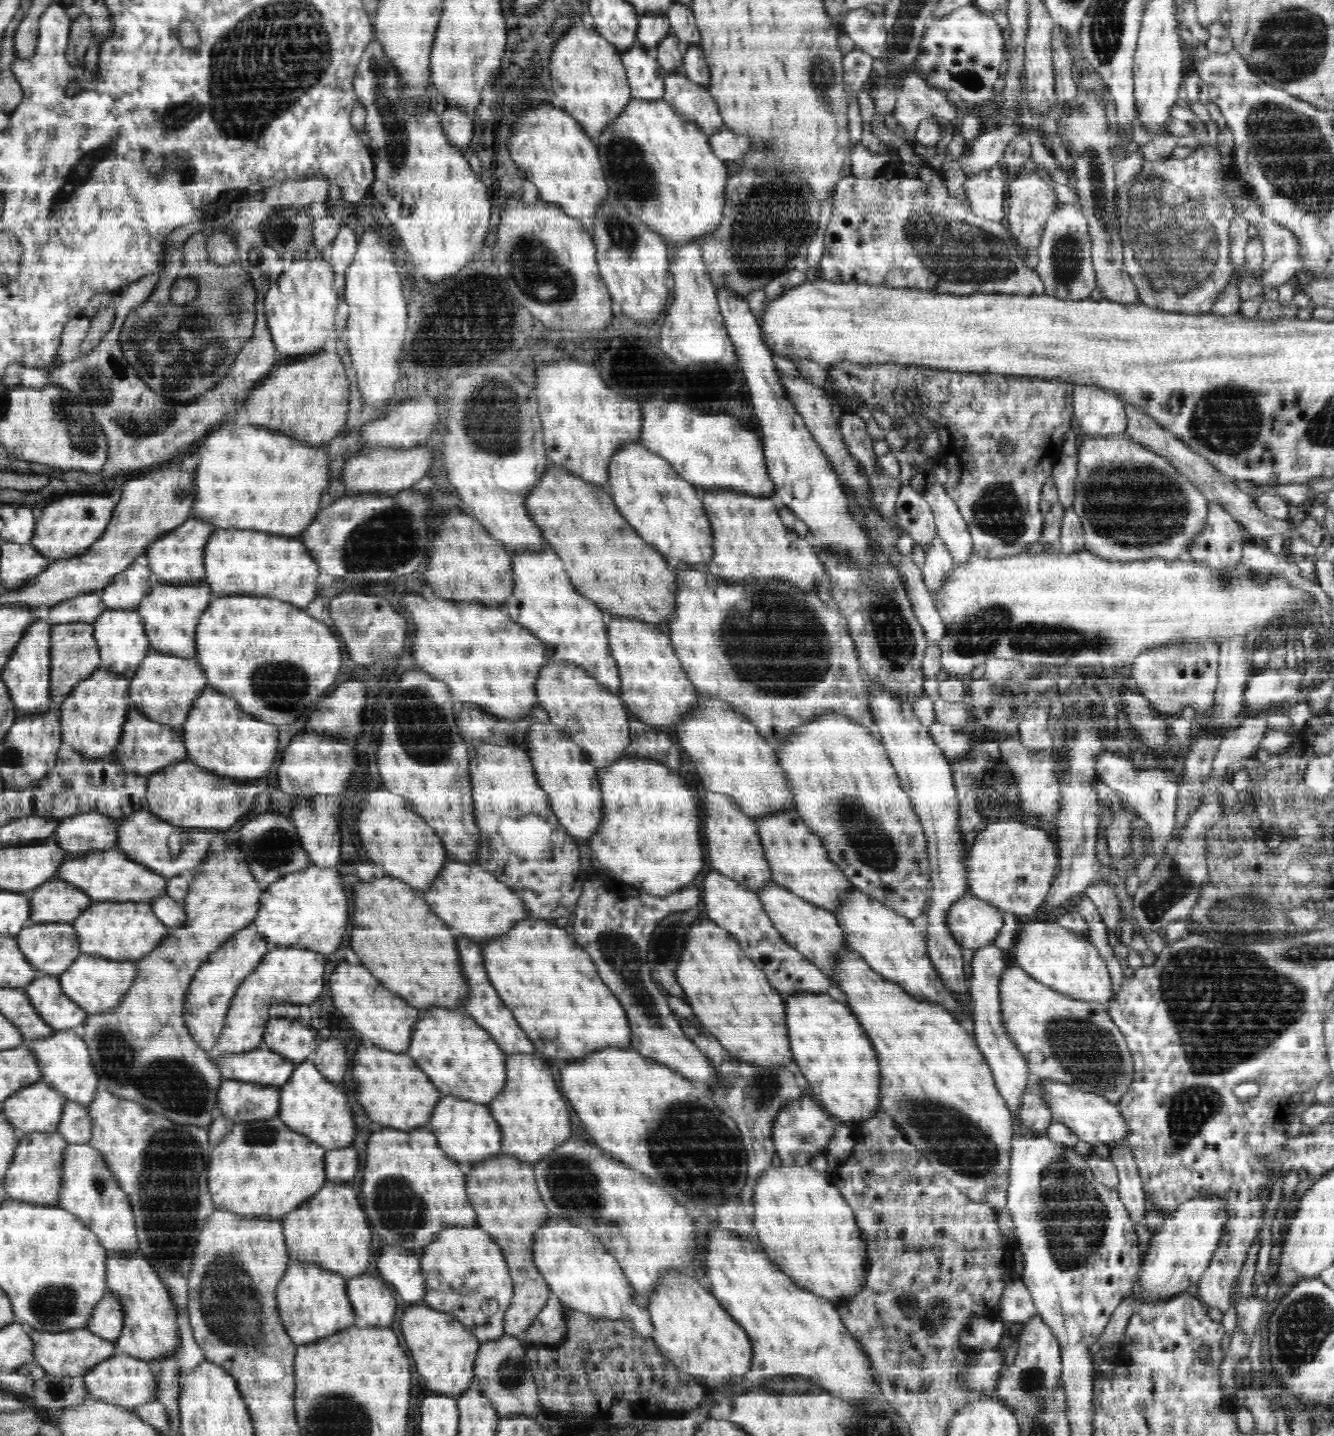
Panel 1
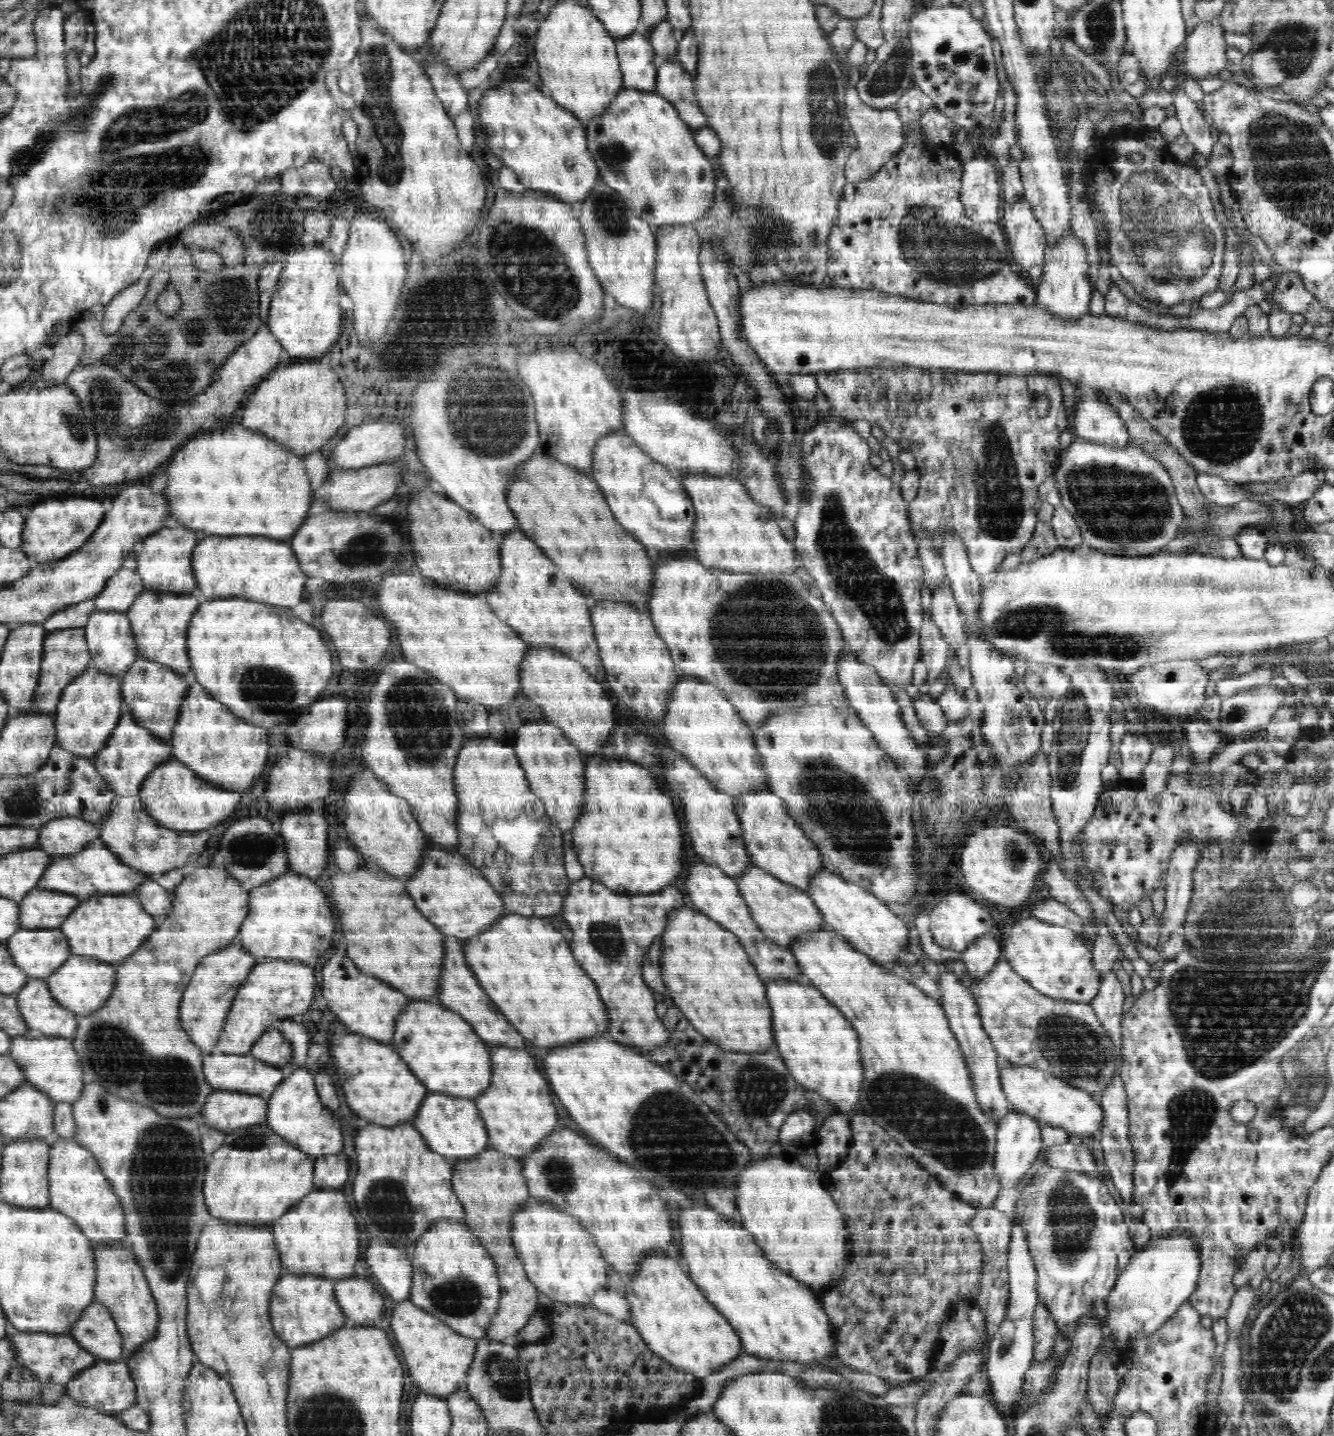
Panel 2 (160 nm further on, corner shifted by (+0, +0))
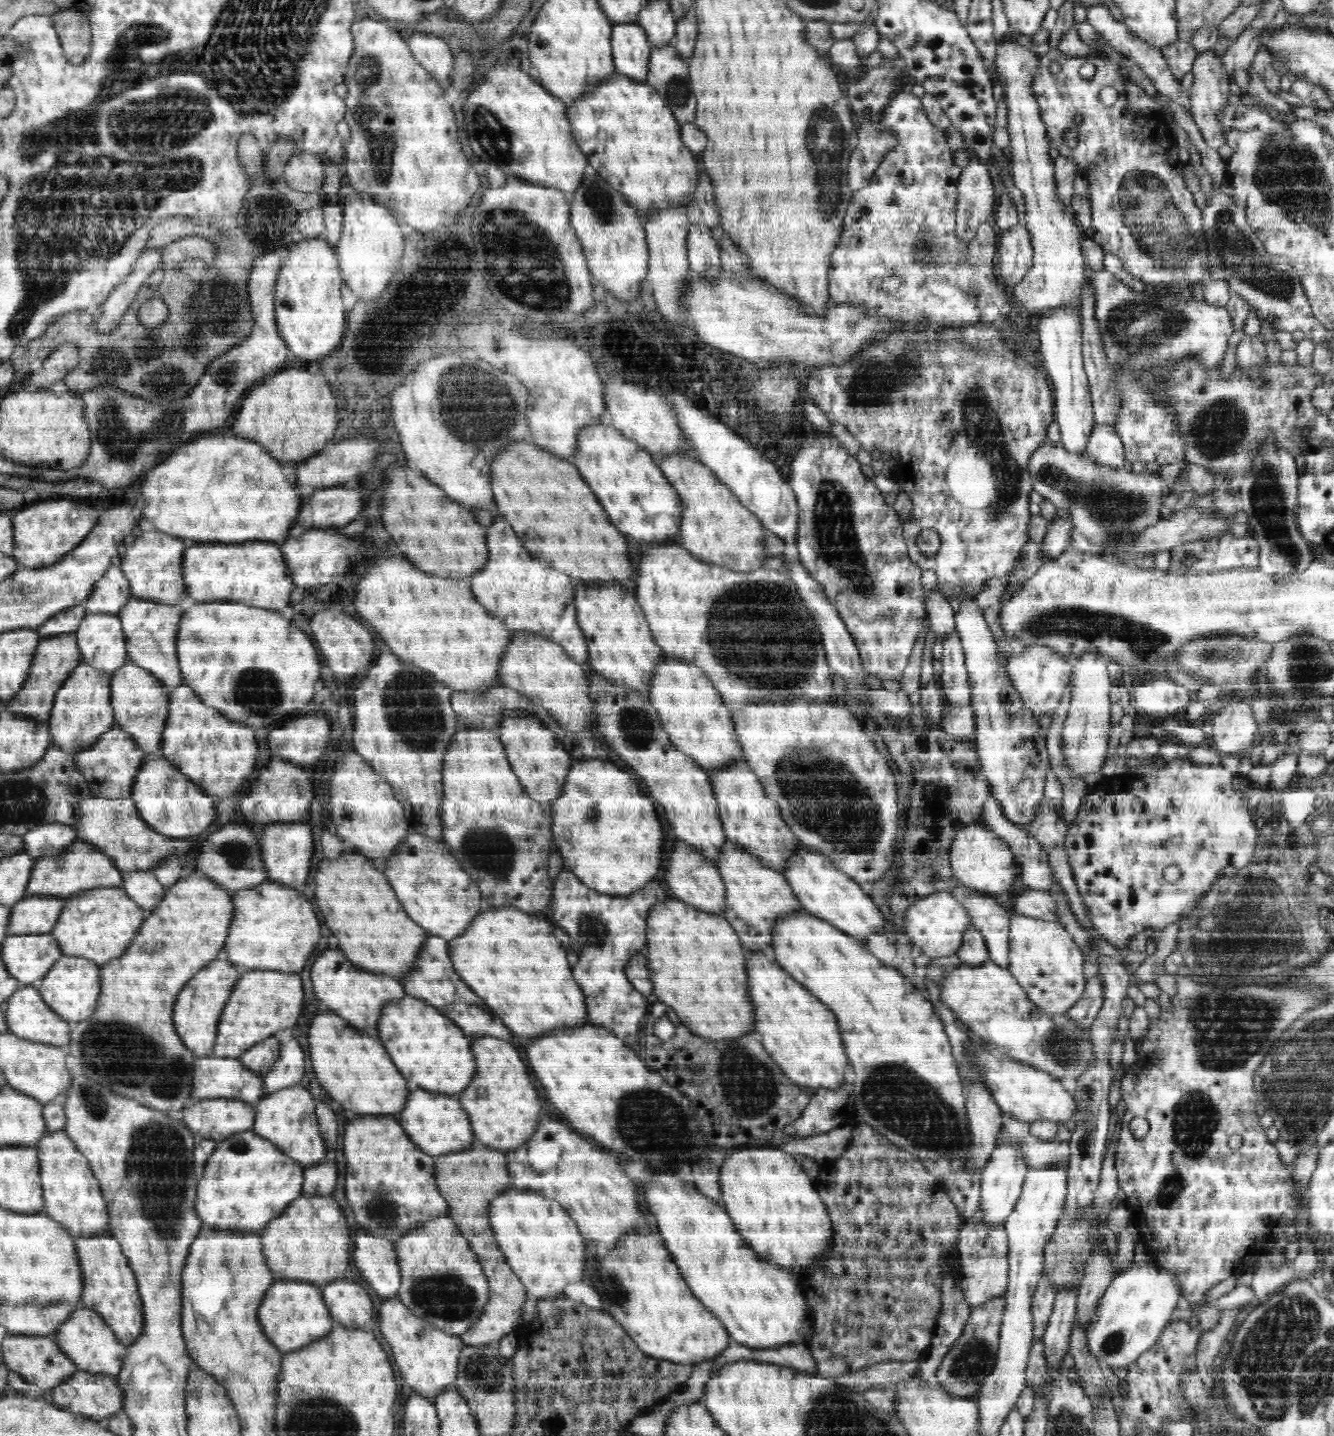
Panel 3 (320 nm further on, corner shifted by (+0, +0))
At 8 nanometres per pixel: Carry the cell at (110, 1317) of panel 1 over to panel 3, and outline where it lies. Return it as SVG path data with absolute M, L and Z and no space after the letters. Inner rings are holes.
M80 1306L52 1335L60 1349L82 1372L104 1372L108 1376L119 1376L128 1346L122 1344L112 1328L92 1308Z

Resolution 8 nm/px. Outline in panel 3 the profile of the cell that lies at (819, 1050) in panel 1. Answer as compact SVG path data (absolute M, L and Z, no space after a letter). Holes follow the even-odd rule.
M762 952L747 953L746 957L746 972L750 972L750 996L754 996L754 1012L758 1012L756 1032L762 1036L762 1044L766 1052L770 1052L770 1058L794 1084L807 1090L837 1090L844 1086L844 1067L848 1060L834 1013L818 1002L775 960L768 960Z

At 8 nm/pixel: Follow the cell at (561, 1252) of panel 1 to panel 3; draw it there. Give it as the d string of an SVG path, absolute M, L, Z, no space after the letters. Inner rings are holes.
M516 1189L502 1192L502 1196L492 1200L489 1206L490 1225L497 1245L504 1253L505 1261L514 1274L522 1281L526 1291L538 1299L564 1297L564 1286L572 1282L582 1282L584 1276L585 1237L581 1235L576 1221L554 1199L543 1196L542 1192L520 1192Z

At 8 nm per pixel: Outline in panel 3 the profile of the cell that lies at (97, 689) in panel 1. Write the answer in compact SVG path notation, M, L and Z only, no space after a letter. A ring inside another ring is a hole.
M82 663L73 669L71 676L62 684L54 699L52 712L47 722L50 725L53 746L74 755L93 747L114 725L114 710L111 706L111 674Z

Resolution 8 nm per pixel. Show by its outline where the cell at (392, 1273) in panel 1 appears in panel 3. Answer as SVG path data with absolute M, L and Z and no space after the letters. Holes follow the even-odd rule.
M361 1229L354 1238L355 1267L378 1296L397 1296L400 1290L401 1268L394 1245Z

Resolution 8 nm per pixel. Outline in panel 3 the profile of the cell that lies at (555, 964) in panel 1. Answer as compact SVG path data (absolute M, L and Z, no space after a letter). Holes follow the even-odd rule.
M489 907L470 923L458 940L449 941L449 959L454 962L454 970L478 996L488 1004L488 1008L502 1018L502 1022L518 1036L542 1036L544 1032L558 1032L556 1028L585 1026L586 1018L584 994L572 978L568 968L566 950L554 935L554 926L544 919L532 918L528 913L508 907Z

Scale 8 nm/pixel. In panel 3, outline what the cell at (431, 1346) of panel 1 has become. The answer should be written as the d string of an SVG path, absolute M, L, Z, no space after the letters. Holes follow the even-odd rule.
M398 1298L384 1300L378 1312L378 1322L382 1336L390 1344L392 1358L404 1382L412 1386L416 1394L434 1398L450 1389L450 1384L457 1378L461 1350L466 1346L461 1335L450 1335L440 1328L434 1328L432 1324L410 1312Z

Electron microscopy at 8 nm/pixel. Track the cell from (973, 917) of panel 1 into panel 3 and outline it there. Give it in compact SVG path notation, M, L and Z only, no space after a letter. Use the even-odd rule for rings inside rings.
M949 891L934 893L915 900L904 911L904 934L913 944L916 953L925 954L928 958L938 958L957 954L961 947L962 937L971 925L969 912L958 897Z

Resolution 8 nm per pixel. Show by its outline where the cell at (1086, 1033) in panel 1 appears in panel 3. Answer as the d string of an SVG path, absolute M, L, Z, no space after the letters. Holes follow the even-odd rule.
M989 961L980 967L960 965L956 969L946 972L945 977L939 981L939 986L940 1000L957 1014L957 1018L965 1026L972 1032L976 1032L988 1047L993 1048L1000 1056L1032 1065L1038 1070L1050 1073L1056 1079L1066 1077L1072 1080L1081 1078L1086 1067L1089 1067L1089 1064L1096 1058L1092 1049L1090 1025L1087 1028L1081 1028L1080 1024L1073 1022L1067 1012L1041 1012L1041 1008L1037 1008L1037 1005L1026 996L1025 989L1018 984L1009 969Z

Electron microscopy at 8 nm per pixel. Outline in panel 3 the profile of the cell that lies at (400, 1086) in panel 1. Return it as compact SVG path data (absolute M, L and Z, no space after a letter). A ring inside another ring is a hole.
M323 1009L312 1018L308 1031L310 1062L322 1090L354 1114L396 1116L408 1098L408 1082L396 1070L388 1052L374 1034L348 1026L336 1013Z

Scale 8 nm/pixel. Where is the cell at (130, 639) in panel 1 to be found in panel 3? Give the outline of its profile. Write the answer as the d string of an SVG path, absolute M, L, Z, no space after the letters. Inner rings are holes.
M86 613L74 632L82 663L107 674L128 662L125 633L117 614Z

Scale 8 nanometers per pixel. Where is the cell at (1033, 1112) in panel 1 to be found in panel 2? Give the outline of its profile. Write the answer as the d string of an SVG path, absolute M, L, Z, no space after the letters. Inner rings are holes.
M1008 1110L1008 1114L998 1123L995 1134L994 1177L998 1179L1002 1189L1018 1187L1020 1180L1036 1162L1042 1146L1045 1146L1040 1127L1040 1122L1035 1118L1027 1114L1020 1114L1015 1110Z

